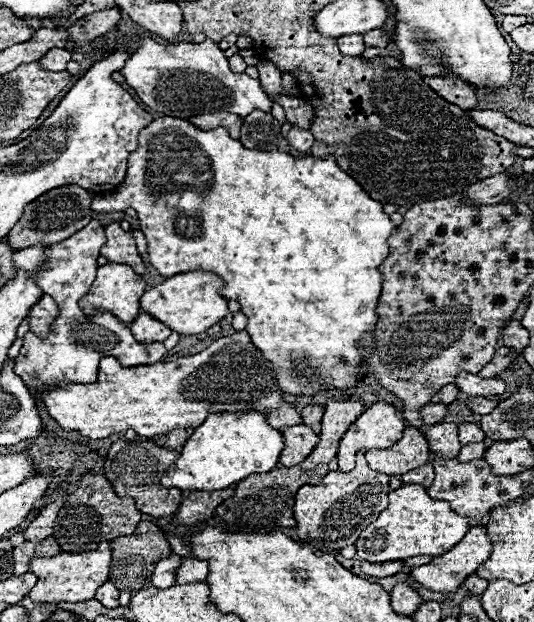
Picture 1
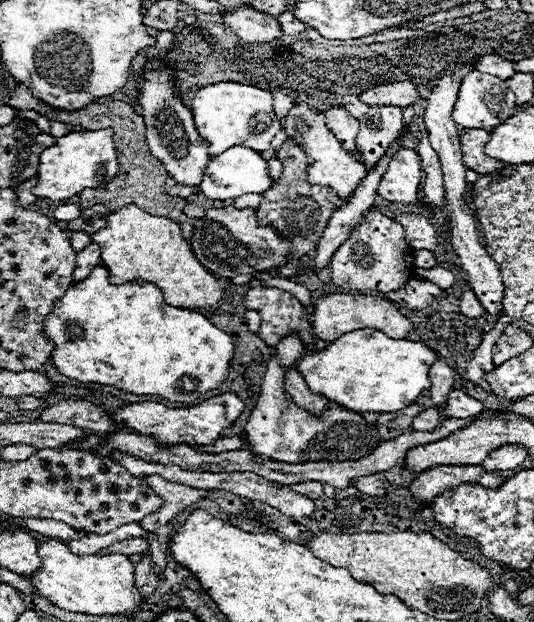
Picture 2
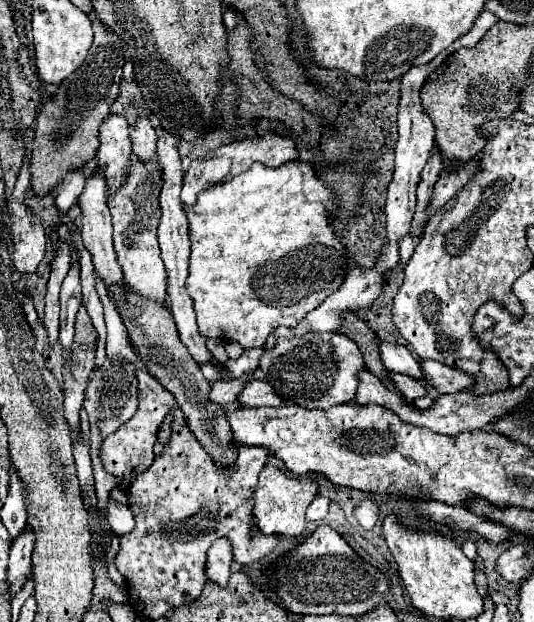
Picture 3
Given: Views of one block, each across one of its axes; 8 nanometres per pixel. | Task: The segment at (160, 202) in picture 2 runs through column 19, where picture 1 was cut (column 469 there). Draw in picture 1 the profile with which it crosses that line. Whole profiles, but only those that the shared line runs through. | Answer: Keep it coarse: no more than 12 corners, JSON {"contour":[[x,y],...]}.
{"contour":[[454,72],[424,76],[438,96],[464,110],[478,106],[472,86]]}

